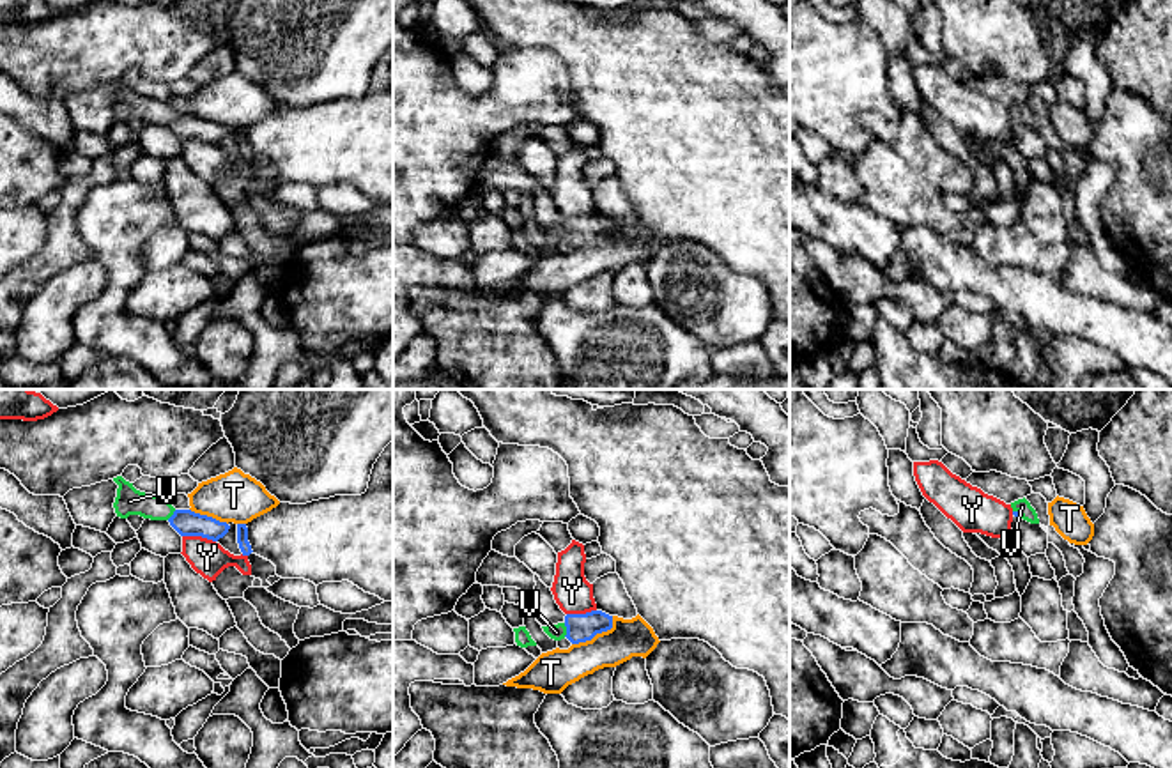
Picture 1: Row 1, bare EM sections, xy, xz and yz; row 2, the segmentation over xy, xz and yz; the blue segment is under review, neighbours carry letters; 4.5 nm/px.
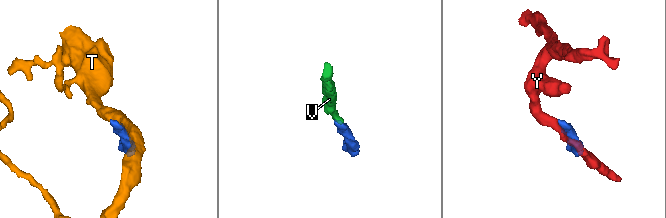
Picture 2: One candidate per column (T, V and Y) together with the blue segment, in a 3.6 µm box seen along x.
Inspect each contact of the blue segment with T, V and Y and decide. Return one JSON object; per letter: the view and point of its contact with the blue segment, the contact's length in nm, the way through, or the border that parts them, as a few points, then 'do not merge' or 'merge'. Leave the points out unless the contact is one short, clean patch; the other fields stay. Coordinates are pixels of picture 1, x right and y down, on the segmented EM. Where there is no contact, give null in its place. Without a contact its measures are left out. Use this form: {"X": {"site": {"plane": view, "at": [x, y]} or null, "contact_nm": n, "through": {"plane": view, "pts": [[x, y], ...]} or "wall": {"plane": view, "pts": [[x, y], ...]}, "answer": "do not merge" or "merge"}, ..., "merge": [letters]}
{"T": {"site": {"plane": "xz", "at": [597, 632]}, "contact_nm": 240, "wall": {"plane": "xz", "pts": [[613, 616], [609, 629], [572, 645]]}, "answer": "do not merge"}, "V": {"site": {"plane": "xz", "at": [567, 630]}, "contact_nm": 60, "through": {"plane": "xz", "pts": [[579, 627], [567, 630], [556, 632]]}, "answer": "merge"}, "Y": {"site": {"plane": "xy", "at": [199, 535]}, "contact_nm": 160, "answer": "do not merge"}, "merge": ["V"]}

